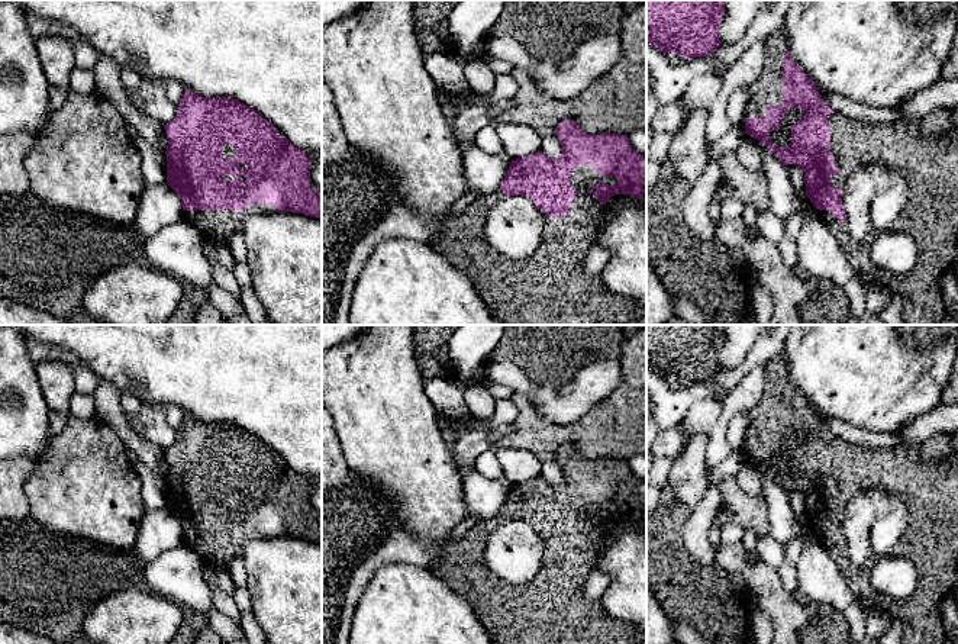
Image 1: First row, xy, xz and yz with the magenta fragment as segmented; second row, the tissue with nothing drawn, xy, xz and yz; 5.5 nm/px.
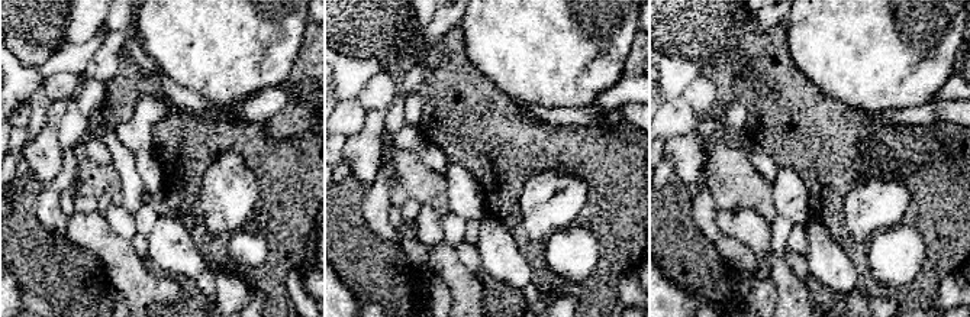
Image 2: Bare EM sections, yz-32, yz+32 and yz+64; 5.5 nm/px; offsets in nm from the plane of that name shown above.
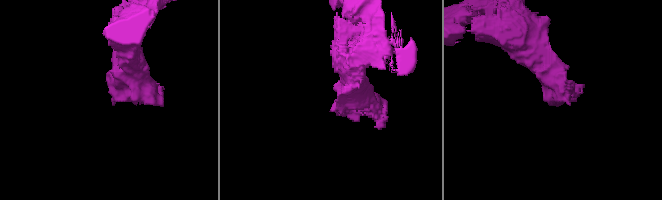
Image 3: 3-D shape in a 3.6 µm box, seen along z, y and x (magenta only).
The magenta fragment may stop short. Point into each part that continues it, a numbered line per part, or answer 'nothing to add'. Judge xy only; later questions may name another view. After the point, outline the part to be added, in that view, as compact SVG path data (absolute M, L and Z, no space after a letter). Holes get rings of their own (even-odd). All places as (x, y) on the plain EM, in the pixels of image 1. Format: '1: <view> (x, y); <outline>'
1: xy (218, 551); M249 529L245 535L183 535L183 542L191 547L207 567L228 570L235 558L242 557L248 541L274 537L272 529Z

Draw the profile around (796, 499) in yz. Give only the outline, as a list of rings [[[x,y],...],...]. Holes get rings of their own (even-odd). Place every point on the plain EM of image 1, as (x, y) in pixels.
[[[788,489],[786,490],[786,495],[790,500],[790,505],[796,513],[796,516],[800,519],[800,521],[804,521],[806,518],[806,509],[804,509],[804,498],[800,492],[794,490],[794,489]]]

